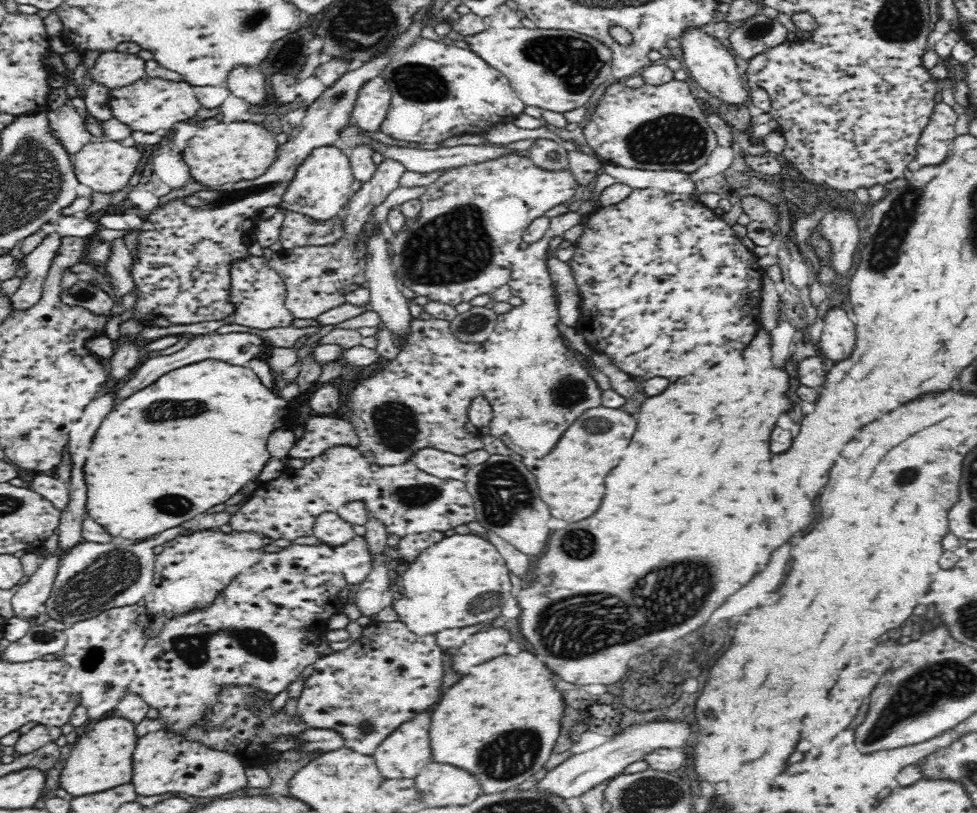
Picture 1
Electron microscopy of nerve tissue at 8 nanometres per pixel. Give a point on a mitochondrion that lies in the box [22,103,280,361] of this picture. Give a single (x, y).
(84, 289)

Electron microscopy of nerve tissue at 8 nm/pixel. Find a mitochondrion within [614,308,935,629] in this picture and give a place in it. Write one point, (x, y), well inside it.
(906, 476)

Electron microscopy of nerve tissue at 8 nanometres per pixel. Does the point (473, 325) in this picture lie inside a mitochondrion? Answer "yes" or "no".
yes

